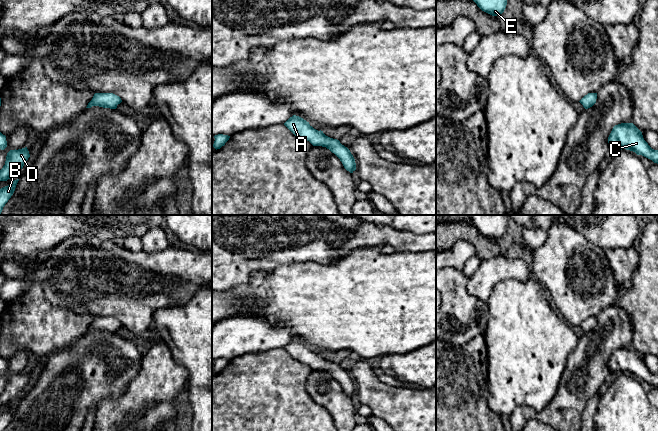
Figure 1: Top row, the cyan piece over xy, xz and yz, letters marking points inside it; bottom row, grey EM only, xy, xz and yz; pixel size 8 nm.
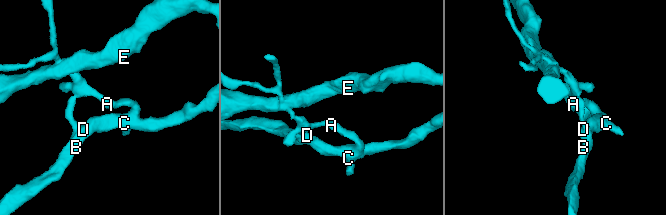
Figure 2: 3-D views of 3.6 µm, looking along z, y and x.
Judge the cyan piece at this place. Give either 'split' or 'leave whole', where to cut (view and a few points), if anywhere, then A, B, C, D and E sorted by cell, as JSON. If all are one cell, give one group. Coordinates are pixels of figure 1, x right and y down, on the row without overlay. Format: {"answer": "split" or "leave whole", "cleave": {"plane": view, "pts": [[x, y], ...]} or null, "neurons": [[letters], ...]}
{"answer": "split", "cleave": {"plane": "xy", "pts": [[97, 328], [114, 327], [116, 329]]}, "neurons": [["A", "E"], ["B", "C", "D"]]}

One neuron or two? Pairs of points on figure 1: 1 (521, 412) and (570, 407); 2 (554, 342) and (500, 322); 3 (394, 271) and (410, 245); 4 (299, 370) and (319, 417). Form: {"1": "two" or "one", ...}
{"1": "one", "2": "one", "3": "two", "4": "one"}

